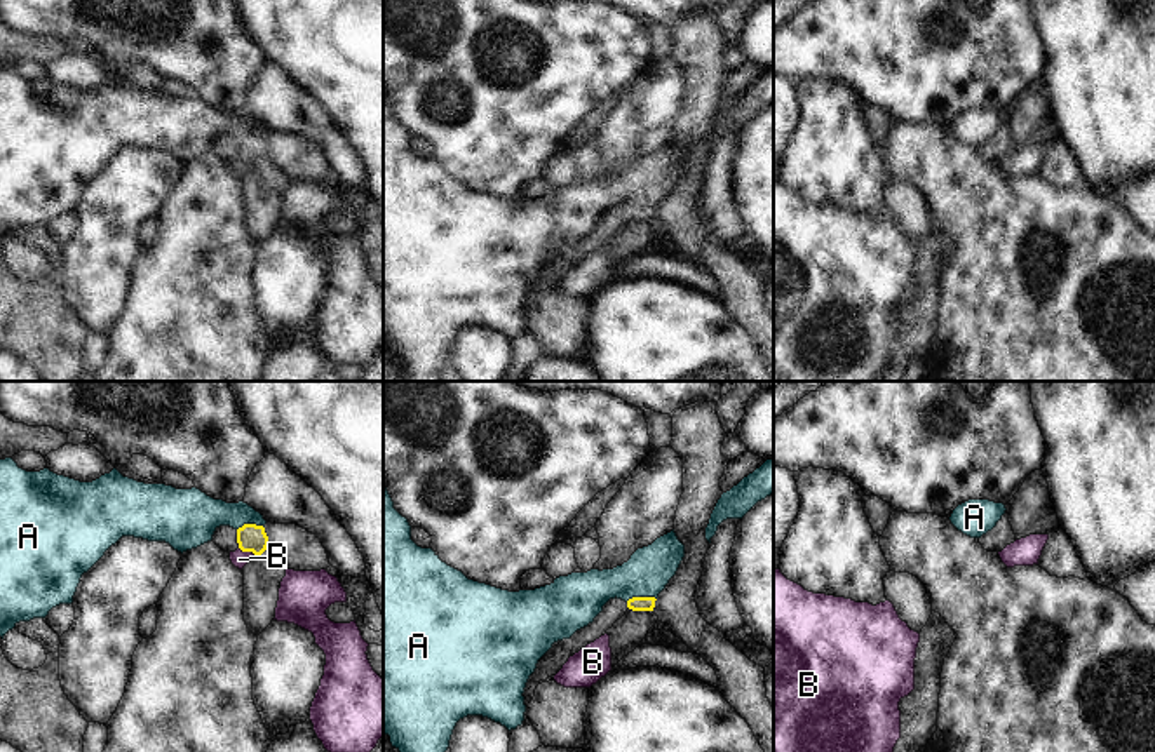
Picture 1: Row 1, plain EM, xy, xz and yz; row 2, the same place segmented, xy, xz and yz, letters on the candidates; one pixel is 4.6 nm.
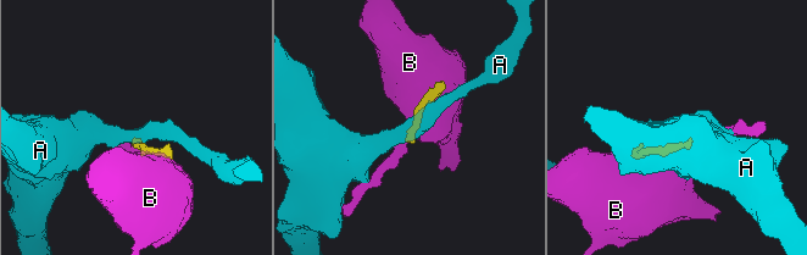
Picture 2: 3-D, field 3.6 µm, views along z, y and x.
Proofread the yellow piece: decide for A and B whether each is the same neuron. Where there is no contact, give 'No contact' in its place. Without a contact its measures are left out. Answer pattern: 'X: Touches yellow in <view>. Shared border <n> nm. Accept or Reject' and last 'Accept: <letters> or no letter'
A: Touches yellow in xz. Shared border 140 nm. Reject
B: Touches yellow in xy. Shared border 90 nm. Reject
Accept: no letter.

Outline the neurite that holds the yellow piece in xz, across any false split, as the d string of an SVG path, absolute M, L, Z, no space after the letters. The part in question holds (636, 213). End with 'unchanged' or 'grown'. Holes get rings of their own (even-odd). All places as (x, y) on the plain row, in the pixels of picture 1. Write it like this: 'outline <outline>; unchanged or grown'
outline M617 207L610 209L592 233L577 240L570 249L563 249L538 270L537 279L530 285L523 303L526 315L524 331L521 336L509 341L509 362L502 381L521 381L530 364L544 355L538 341L528 329L528 313L535 306L537 296L552 291L570 266L605 245L627 219L653 221L655 211L655 207L632 207L627 212Z; grown

